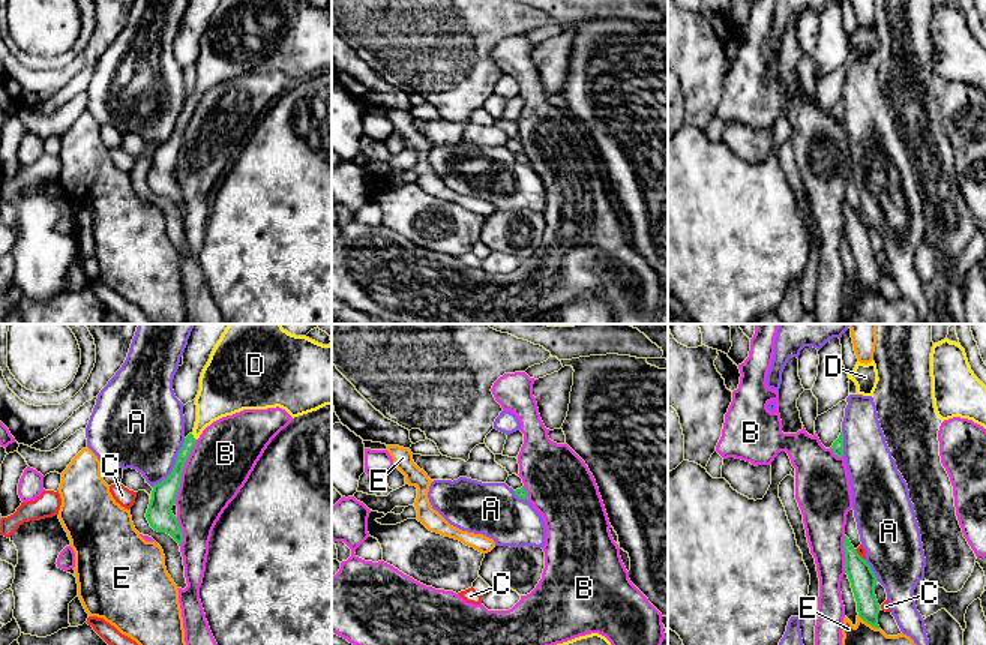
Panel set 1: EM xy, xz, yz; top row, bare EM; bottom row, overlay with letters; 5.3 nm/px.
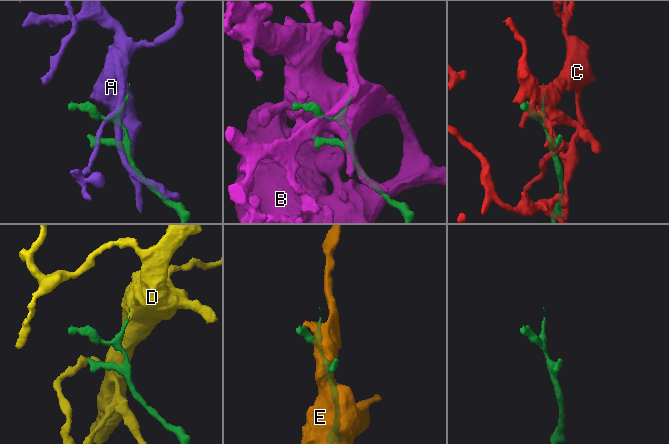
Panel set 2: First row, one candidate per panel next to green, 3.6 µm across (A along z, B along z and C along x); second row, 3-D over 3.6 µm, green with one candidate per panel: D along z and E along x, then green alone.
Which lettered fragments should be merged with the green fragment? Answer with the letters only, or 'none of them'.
D

